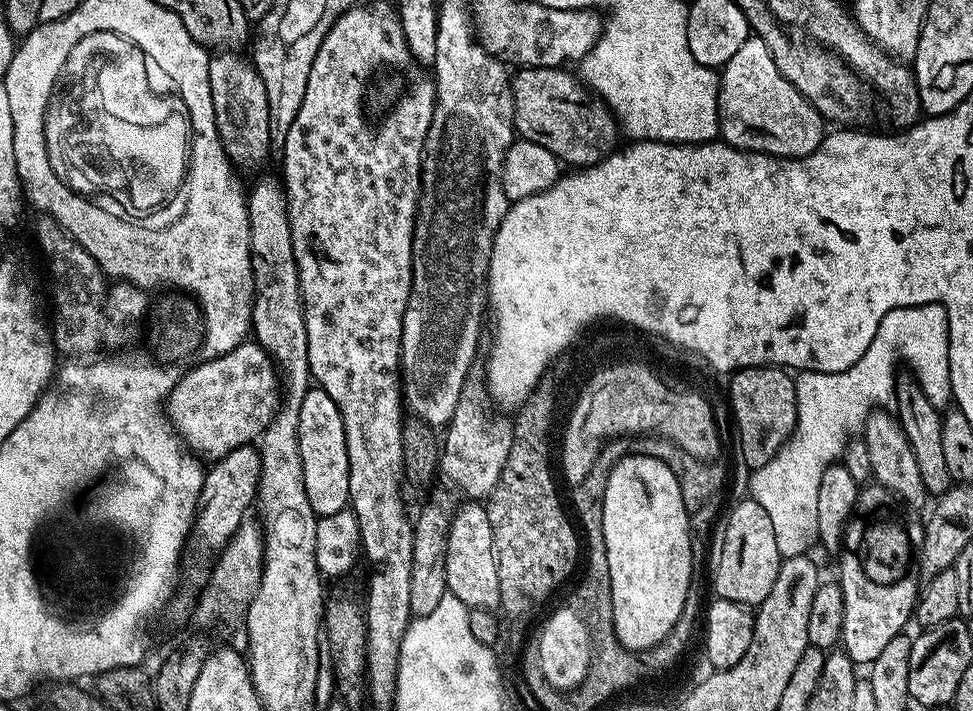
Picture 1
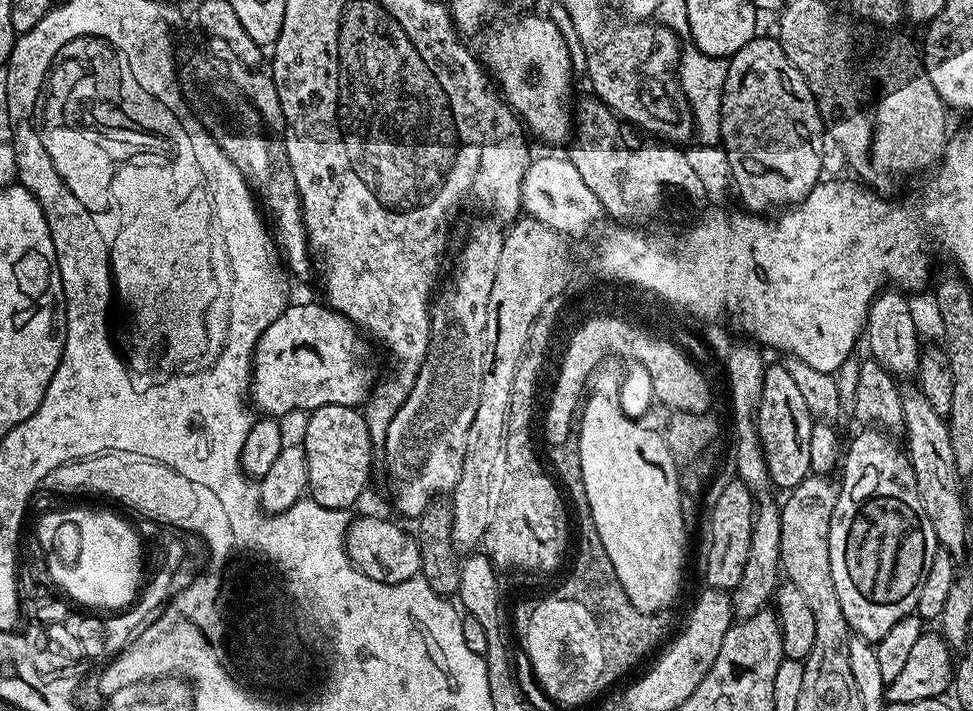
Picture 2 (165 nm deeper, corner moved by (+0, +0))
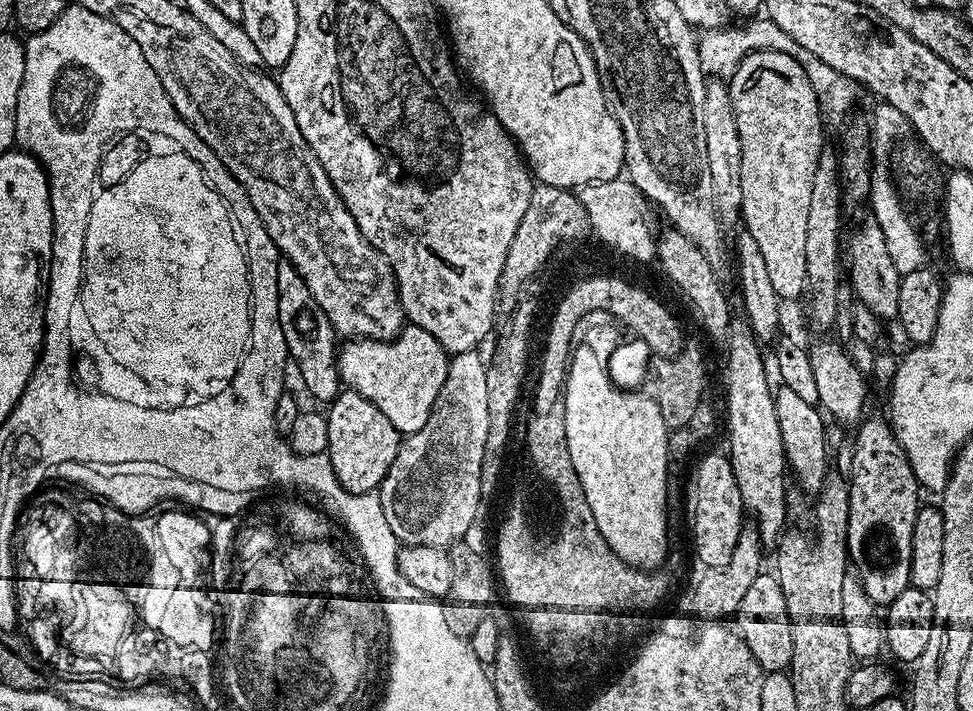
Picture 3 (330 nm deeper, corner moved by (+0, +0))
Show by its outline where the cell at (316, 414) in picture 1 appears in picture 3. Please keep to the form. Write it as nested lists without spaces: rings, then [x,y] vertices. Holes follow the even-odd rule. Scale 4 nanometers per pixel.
[[[351,390],[341,391],[335,400],[327,405],[328,450],[327,458],[336,475],[336,481],[347,492],[375,493],[394,462],[402,443],[402,433],[390,426],[390,418],[374,406],[362,394]]]

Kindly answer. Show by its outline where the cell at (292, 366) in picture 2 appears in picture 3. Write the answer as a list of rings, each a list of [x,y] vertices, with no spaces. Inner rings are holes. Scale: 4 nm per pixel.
[[[409,323],[400,329],[395,340],[365,340],[352,338],[348,344],[339,349],[336,368],[340,372],[341,381],[351,391],[362,394],[386,418],[390,418],[390,426],[400,433],[417,432],[426,426],[432,413],[434,402],[442,390],[442,382],[446,382],[449,353],[426,330]]]

